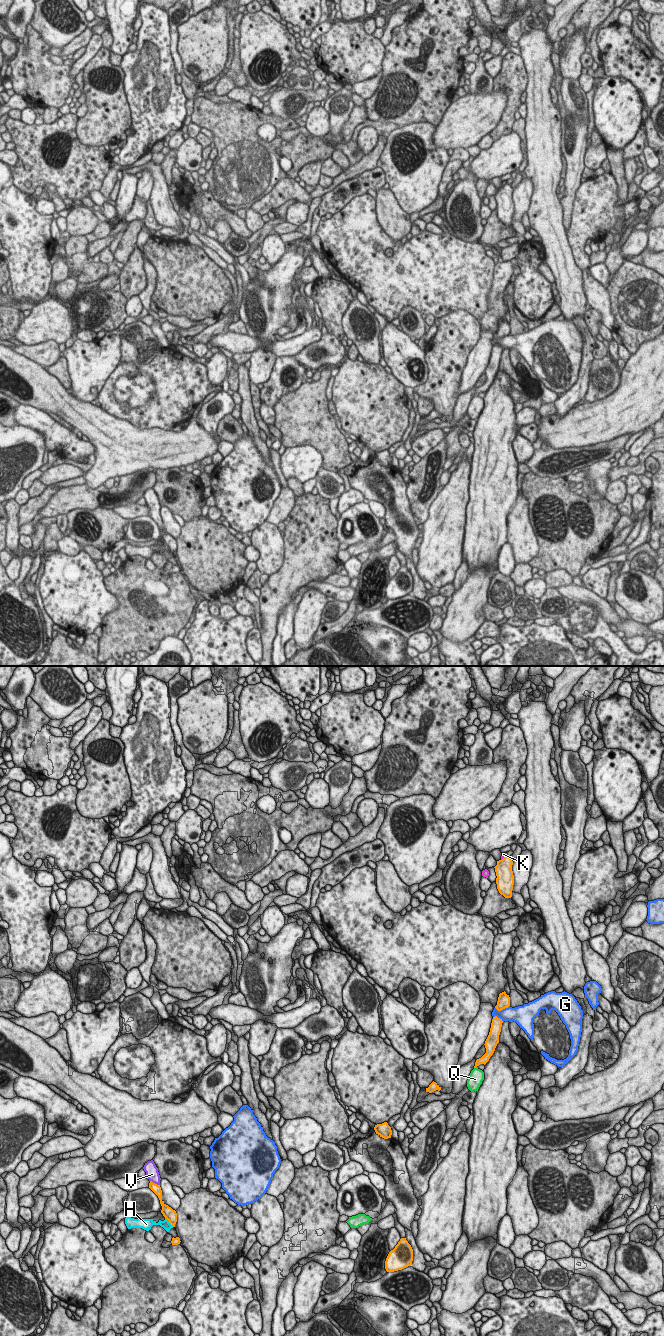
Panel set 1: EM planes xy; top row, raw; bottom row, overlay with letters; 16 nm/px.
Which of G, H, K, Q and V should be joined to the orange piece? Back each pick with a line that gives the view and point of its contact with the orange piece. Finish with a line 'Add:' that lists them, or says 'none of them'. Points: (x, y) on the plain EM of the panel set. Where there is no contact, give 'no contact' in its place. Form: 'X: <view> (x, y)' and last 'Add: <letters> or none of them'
V: xy (154, 511)
Add: V

